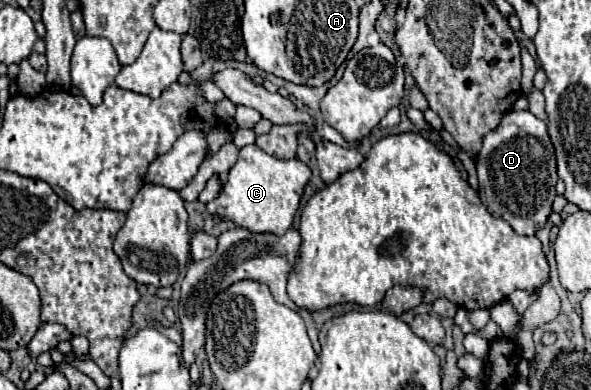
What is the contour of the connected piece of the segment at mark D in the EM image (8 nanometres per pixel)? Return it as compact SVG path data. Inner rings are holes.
M510 110L498 128L486 134L486 142L478 154L478 180L480 180L480 200L488 208L490 214L506 220L516 234L532 236L540 230L552 212L552 202L556 198L554 184L558 182L556 176L556 158L554 146L546 132L546 122L536 118L530 110Z

